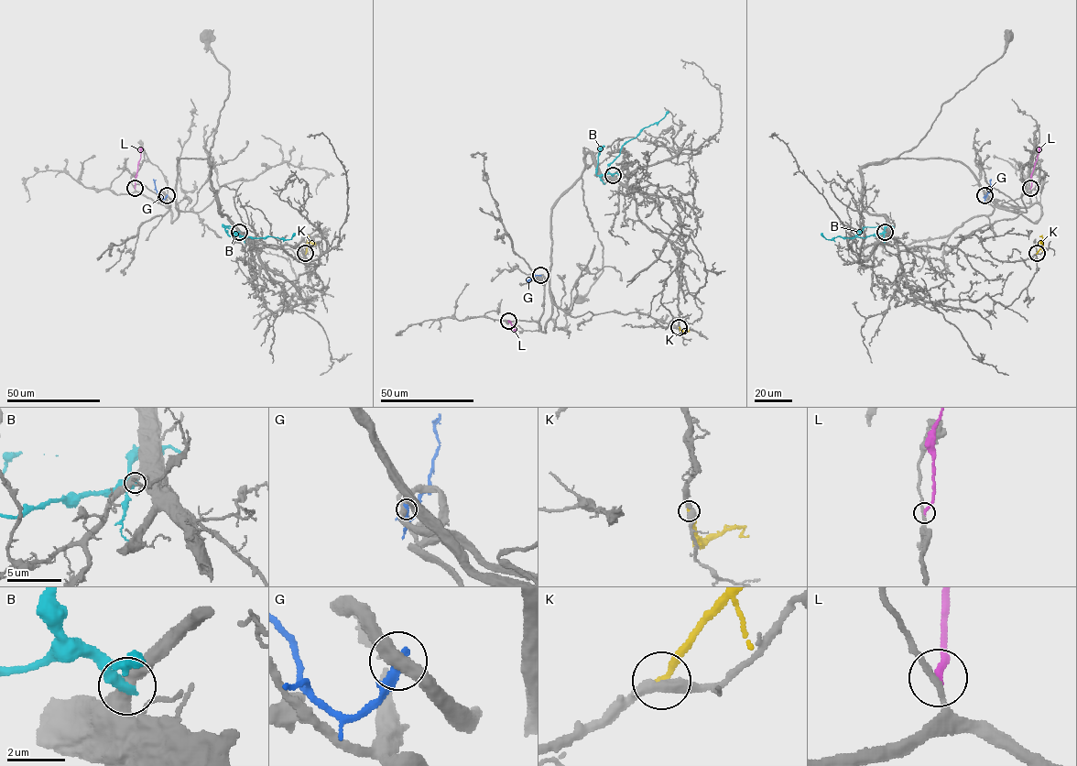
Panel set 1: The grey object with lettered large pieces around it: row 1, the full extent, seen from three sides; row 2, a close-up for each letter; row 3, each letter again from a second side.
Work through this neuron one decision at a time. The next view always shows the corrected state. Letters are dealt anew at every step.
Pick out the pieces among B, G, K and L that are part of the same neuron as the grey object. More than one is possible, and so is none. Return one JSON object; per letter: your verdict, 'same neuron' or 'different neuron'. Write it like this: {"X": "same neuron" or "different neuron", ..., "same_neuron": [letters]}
{"B": "different neuron", "G": "different neuron", "K": "same neuron", "L": "different neuron", "same_neuron": ["K"]}

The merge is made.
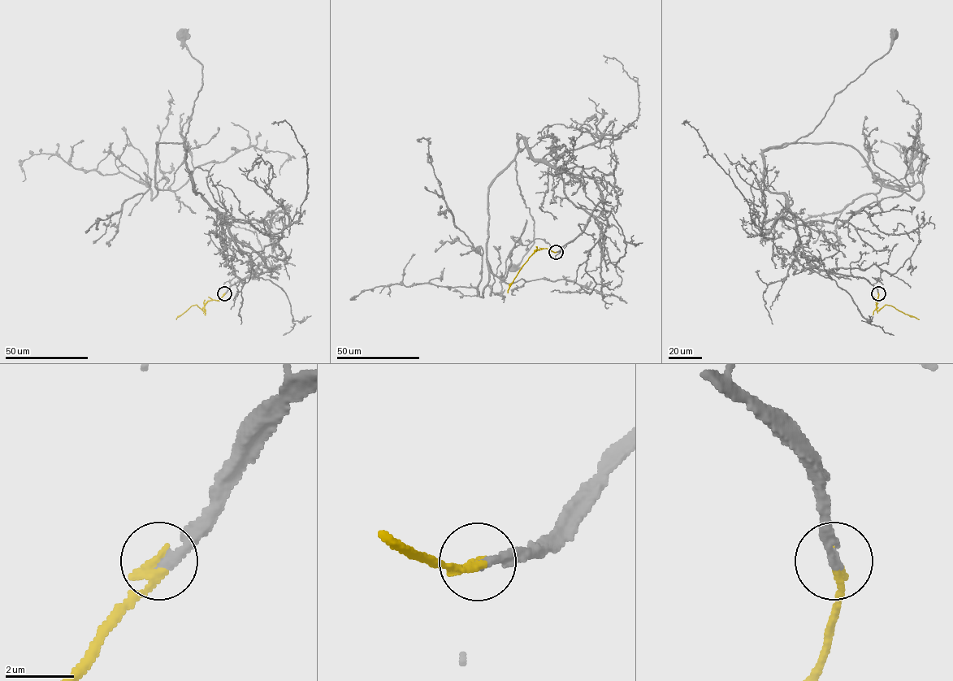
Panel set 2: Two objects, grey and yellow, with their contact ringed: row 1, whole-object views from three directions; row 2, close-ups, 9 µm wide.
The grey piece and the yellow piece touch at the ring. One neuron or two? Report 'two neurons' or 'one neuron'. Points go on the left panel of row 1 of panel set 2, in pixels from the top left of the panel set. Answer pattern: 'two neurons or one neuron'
one neuron

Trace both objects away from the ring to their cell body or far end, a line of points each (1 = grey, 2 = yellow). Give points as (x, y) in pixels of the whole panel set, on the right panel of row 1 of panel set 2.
1: (878, 293), (867, 279), (807, 260), (788, 199), (764, 182), (763, 153), (811, 133), (894, 36)
2: (878, 293), (875, 300), (877, 310), (885, 305), (891, 305), (919, 319)

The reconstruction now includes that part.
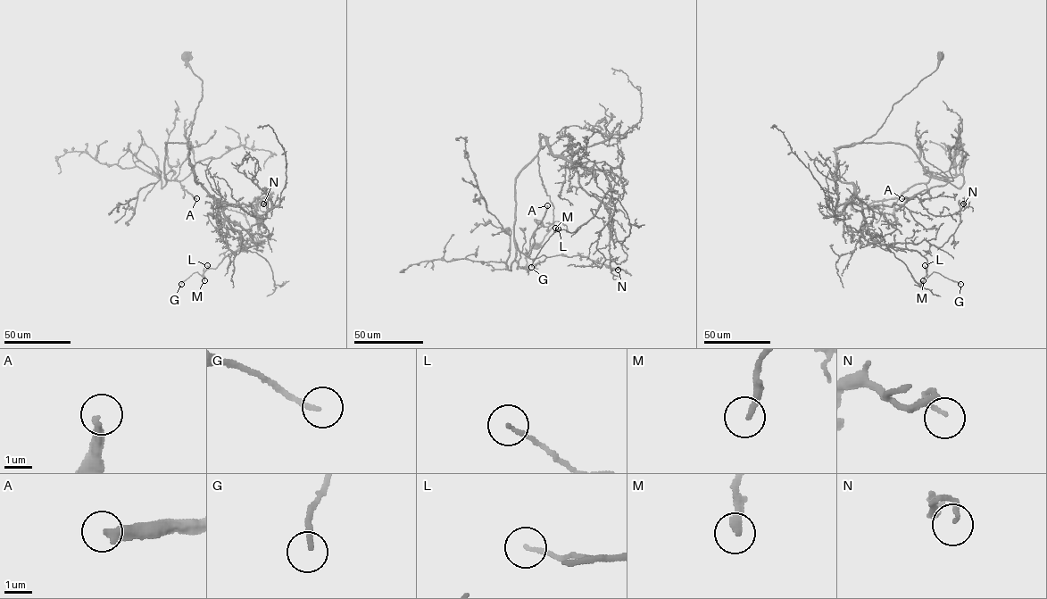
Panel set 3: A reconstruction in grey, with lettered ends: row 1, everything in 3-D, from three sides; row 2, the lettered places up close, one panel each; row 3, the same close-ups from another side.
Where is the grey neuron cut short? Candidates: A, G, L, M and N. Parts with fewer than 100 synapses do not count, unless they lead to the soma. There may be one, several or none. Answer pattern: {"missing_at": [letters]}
{"missing_at": ["A"]}

